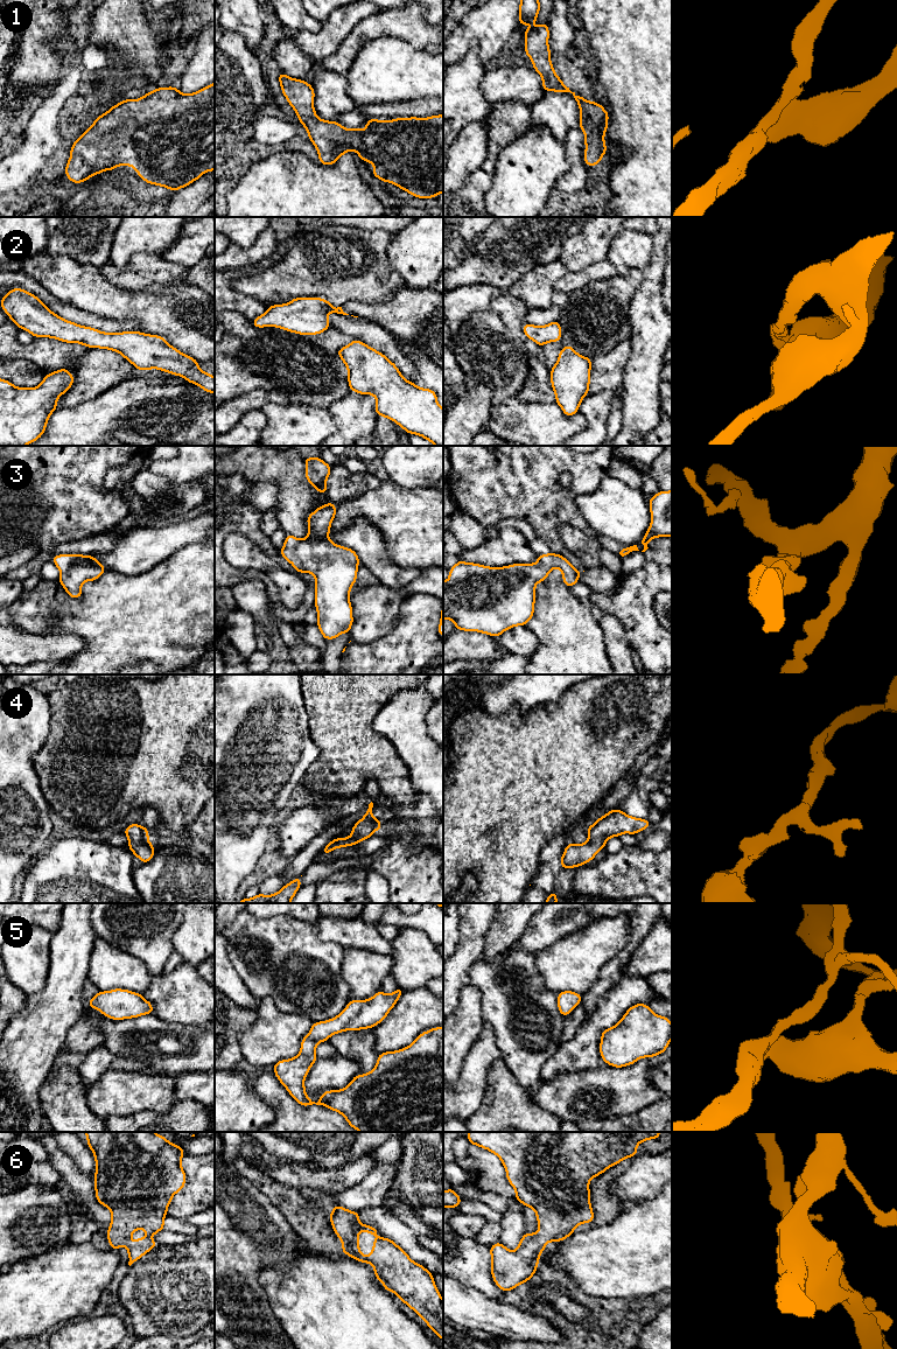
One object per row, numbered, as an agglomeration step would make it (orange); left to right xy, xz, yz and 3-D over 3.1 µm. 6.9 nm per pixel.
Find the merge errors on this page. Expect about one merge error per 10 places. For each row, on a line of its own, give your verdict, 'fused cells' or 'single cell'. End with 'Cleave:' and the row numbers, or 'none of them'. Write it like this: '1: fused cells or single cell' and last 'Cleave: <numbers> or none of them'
1: single cell
2: single cell
3: single cell
4: single cell
5: single cell
6: single cell
Cleave: none of them

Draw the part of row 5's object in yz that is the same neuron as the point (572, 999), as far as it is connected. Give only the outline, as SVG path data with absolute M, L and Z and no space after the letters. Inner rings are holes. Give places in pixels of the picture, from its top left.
M562 991L558 994L558 1007L562 1016L568 1015L581 1002L582 995L572 991Z

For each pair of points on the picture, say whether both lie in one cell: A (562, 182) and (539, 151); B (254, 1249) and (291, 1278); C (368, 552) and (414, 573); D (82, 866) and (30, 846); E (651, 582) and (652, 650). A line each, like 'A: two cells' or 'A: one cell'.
A: two cells
B: two cells
C: one cell
D: two cells
E: one cell

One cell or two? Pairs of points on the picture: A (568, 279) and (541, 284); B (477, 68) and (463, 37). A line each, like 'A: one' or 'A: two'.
A: two
B: two

